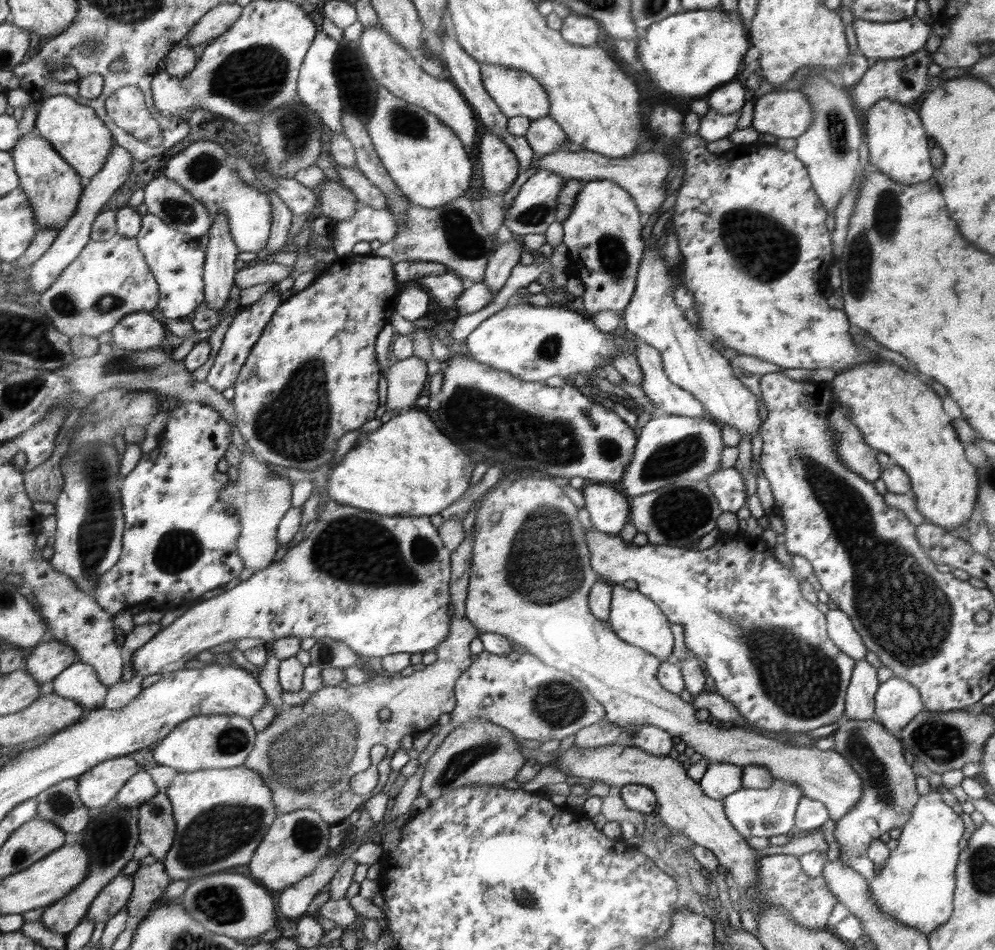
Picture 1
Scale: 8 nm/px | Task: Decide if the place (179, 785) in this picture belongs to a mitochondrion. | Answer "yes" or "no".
no

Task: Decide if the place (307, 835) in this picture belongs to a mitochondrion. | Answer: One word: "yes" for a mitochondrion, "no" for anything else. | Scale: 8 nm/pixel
yes

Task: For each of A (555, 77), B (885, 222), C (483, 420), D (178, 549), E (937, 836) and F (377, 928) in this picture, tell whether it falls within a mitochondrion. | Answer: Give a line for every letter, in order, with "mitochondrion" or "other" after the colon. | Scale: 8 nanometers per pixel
A: other
B: mitochondrion
C: mitochondrion
D: mitochondrion
E: other
F: other

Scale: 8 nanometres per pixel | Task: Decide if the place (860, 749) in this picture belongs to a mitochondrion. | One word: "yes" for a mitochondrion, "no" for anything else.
yes

